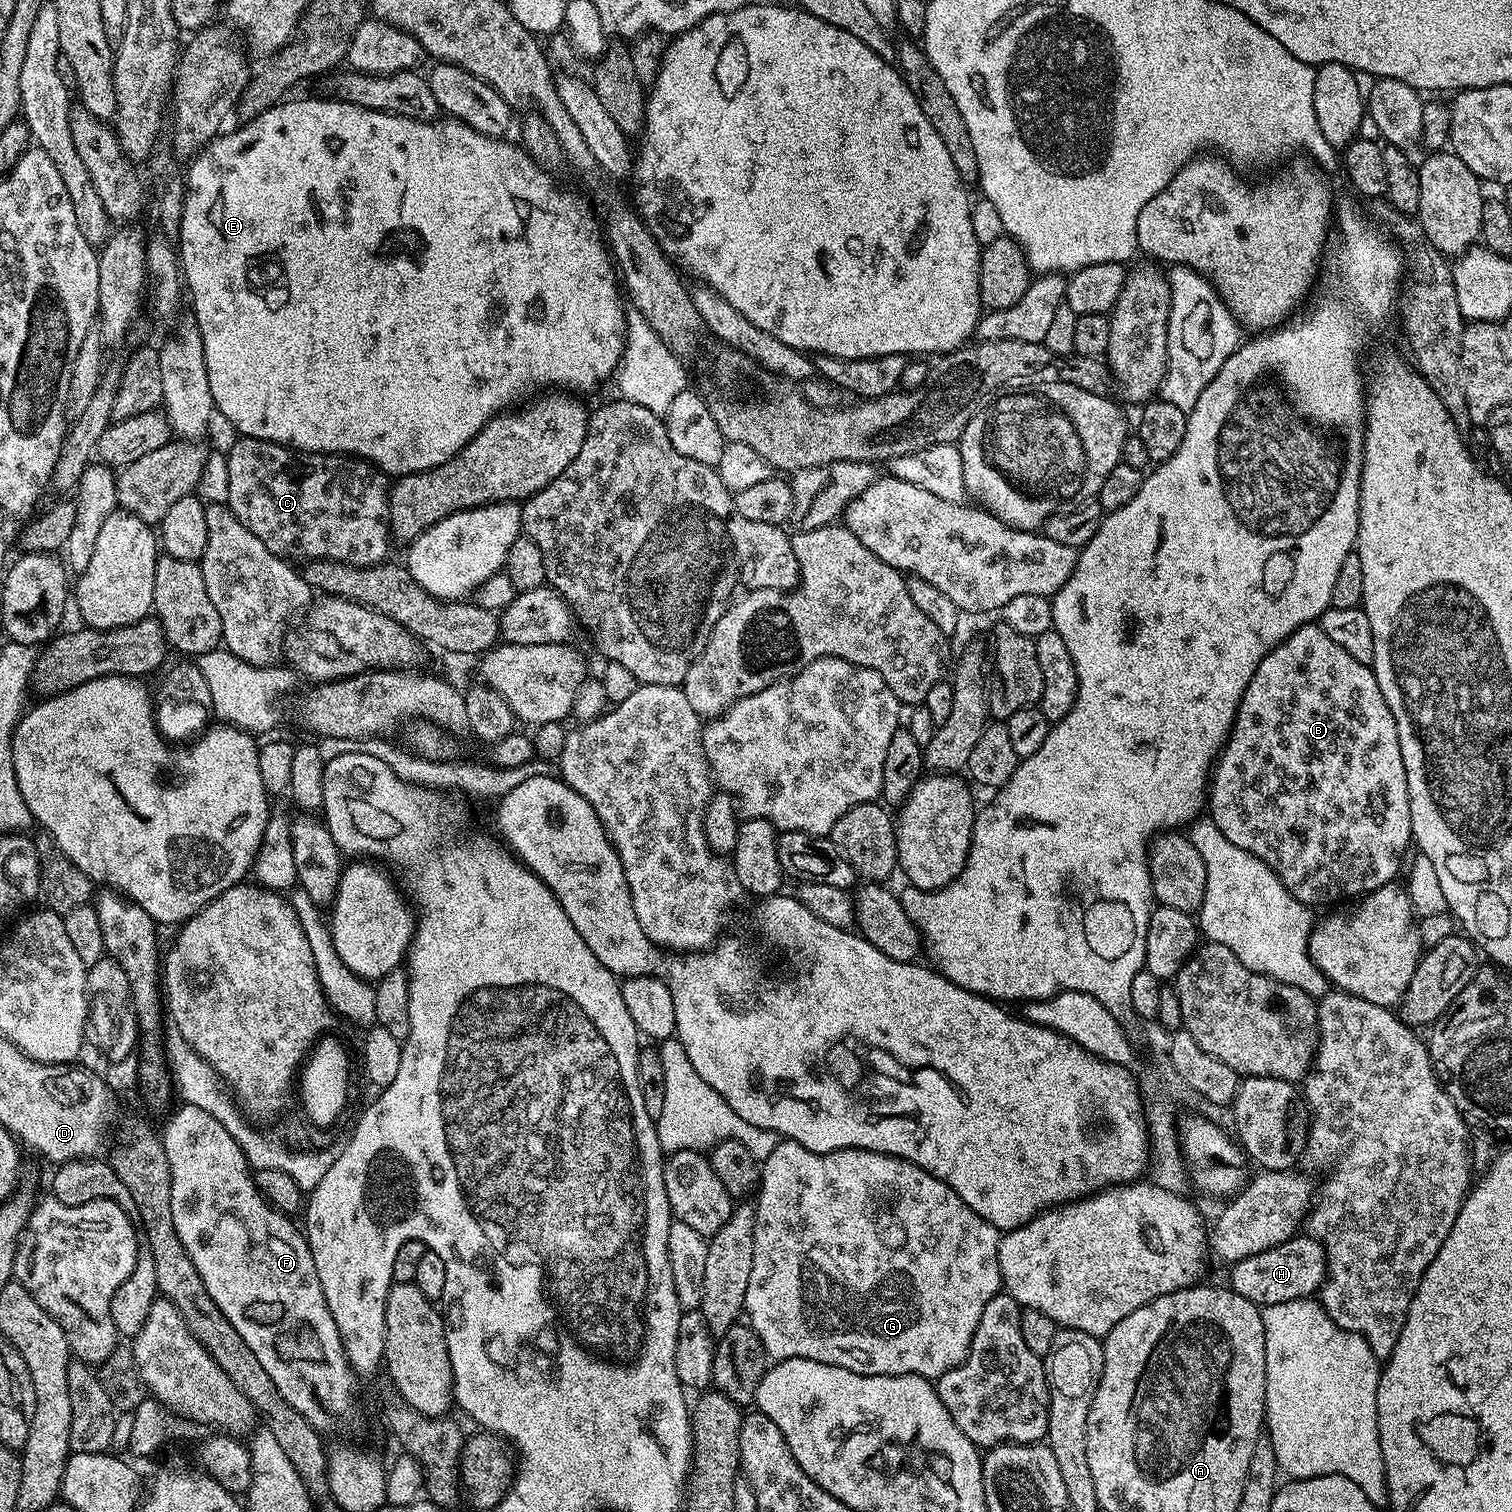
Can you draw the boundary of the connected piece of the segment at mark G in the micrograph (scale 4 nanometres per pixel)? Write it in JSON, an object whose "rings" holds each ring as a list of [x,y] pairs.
{"rings":[[[781,1139],[774,1146],[774,1154],[762,1161],[756,1198],[754,1267],[750,1269],[750,1286],[746,1286],[744,1312],[747,1323],[756,1332],[773,1361],[806,1358],[830,1366],[842,1366],[863,1376],[924,1376],[935,1382],[968,1357],[974,1330],[978,1330],[986,1302],[990,1302],[990,1298],[1002,1290],[998,1266],[998,1246],[1002,1233],[999,1228],[974,1214],[974,1210],[970,1210],[970,1206],[966,1206],[966,1202],[962,1202],[962,1198],[958,1198],[958,1194],[954,1194],[946,1182],[897,1156],[861,1148],[815,1152],[806,1150],[806,1146],[793,1140]]]}

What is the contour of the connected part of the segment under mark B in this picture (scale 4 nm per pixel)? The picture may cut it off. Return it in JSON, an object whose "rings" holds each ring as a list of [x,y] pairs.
{"rings":[[[1319,623],[1303,624],[1301,628],[1291,632],[1279,646],[1267,652],[1258,670],[1254,670],[1254,678],[1250,678],[1242,694],[1242,702],[1236,711],[1228,741],[1224,743],[1212,765],[1206,812],[1216,823],[1218,830],[1222,830],[1222,834],[1226,834],[1230,842],[1234,842],[1234,846],[1242,846],[1242,850],[1266,862],[1266,866],[1274,870],[1274,874],[1282,882],[1282,886],[1286,886],[1290,895],[1298,902],[1309,906],[1332,903],[1335,905],[1345,898],[1359,897],[1361,894],[1373,892],[1383,884],[1393,883],[1399,872],[1401,875],[1402,865],[1409,855],[1408,844],[1410,848],[1413,838],[1410,822],[1410,790],[1406,786],[1406,766],[1402,762],[1398,726],[1394,722],[1394,714],[1390,714],[1390,706],[1386,706],[1386,698],[1382,698],[1382,690],[1378,686],[1375,672],[1369,665],[1358,662],[1358,658],[1350,658],[1350,654],[1346,654],[1342,646],[1326,638]]]}

